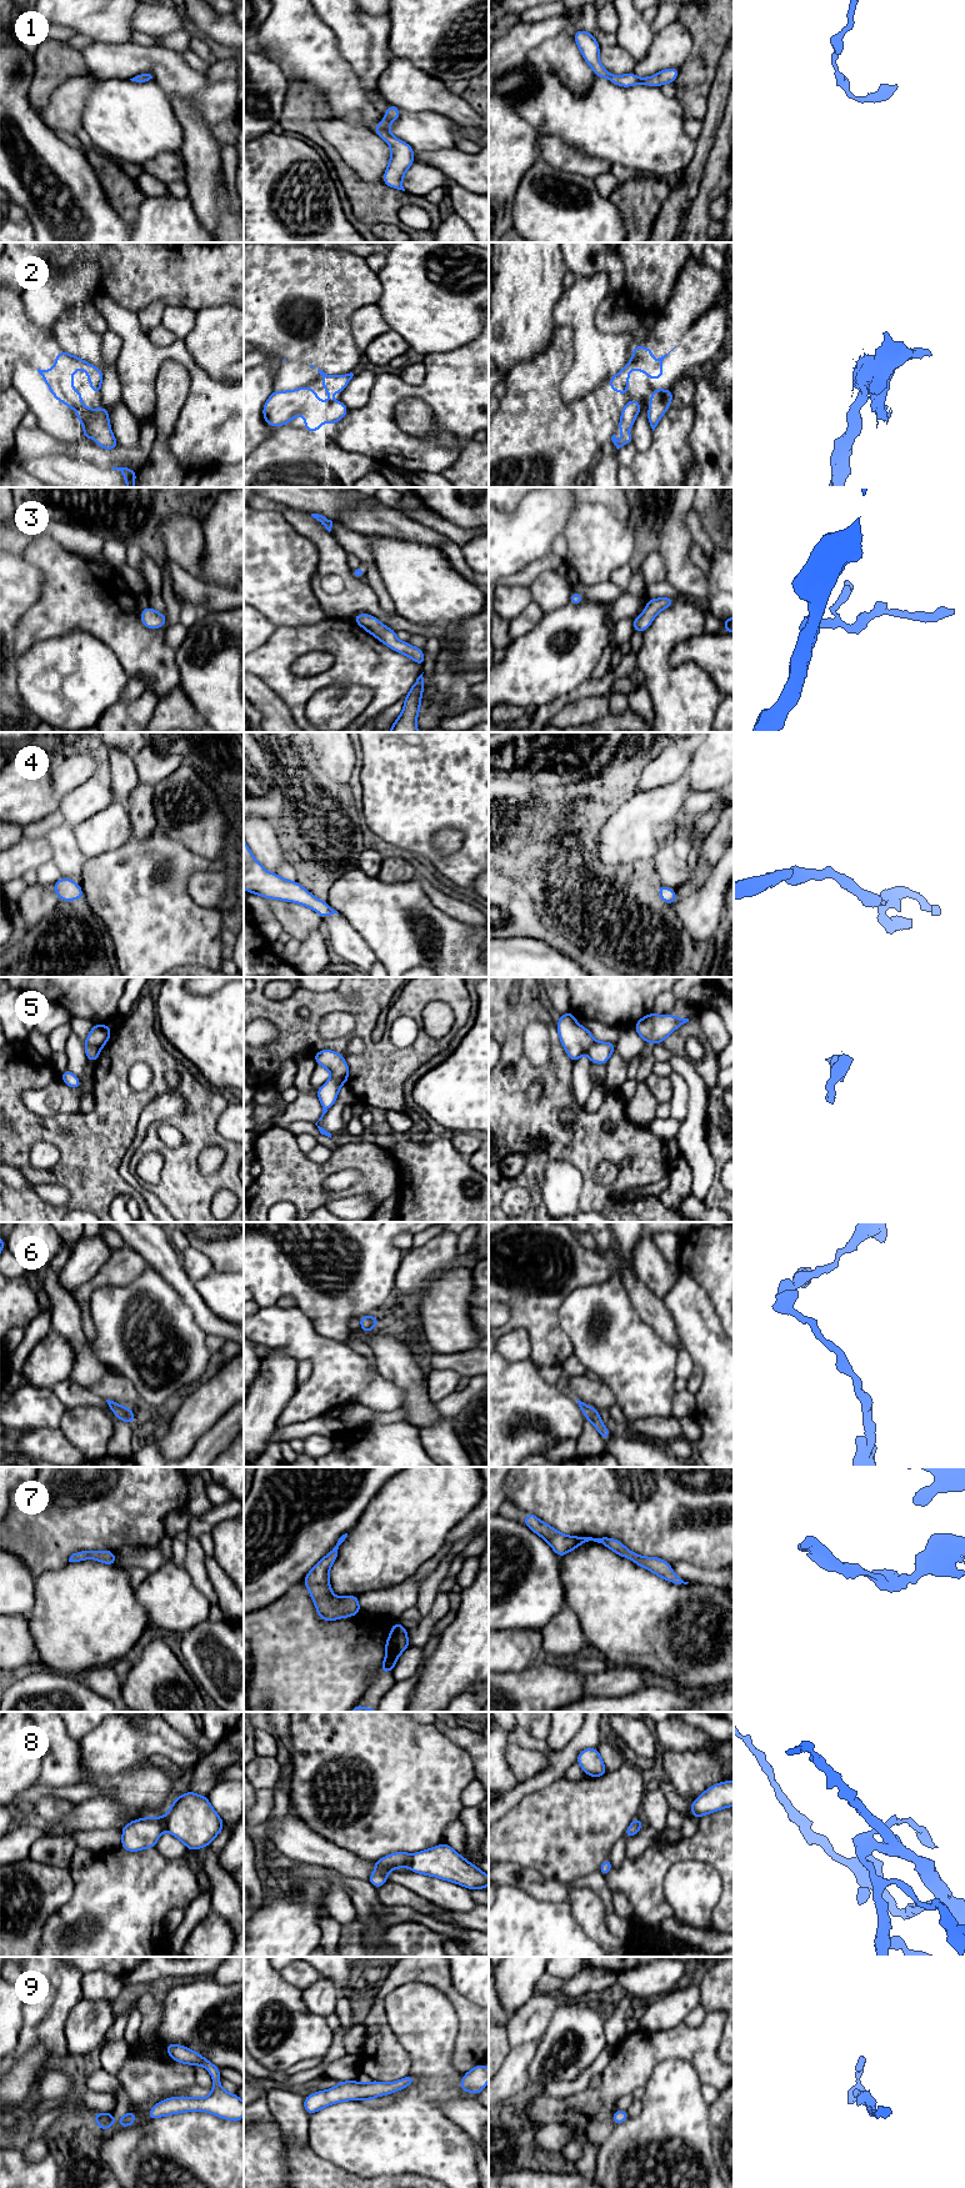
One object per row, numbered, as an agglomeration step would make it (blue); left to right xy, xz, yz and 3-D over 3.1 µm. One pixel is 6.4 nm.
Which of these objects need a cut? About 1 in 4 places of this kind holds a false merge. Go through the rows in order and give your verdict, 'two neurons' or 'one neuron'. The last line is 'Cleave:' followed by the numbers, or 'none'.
1: one neuron
2: one neuron
3: one neuron
4: one neuron
5: two neurons
6: one neuron
7: one neuron
8: two neurons
9: one neuron
Cleave: 5, 8

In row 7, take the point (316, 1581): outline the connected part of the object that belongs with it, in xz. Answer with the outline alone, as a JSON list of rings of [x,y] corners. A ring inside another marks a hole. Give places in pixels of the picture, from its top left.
[[[342,1534],[336,1546],[319,1561],[302,1581],[315,1603],[316,1612],[322,1621],[336,1621],[361,1612],[358,1596],[334,1597],[329,1582],[329,1571],[338,1557],[339,1546],[345,1541]]]

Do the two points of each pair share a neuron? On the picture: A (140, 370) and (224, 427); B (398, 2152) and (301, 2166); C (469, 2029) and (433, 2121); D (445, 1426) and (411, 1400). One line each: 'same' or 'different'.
A: same
B: different
C: different
D: different

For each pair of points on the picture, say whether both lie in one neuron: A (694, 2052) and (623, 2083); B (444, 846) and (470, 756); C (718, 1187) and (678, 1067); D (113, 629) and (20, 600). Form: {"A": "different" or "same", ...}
{"A": "same", "B": "different", "C": "different", "D": "different"}

